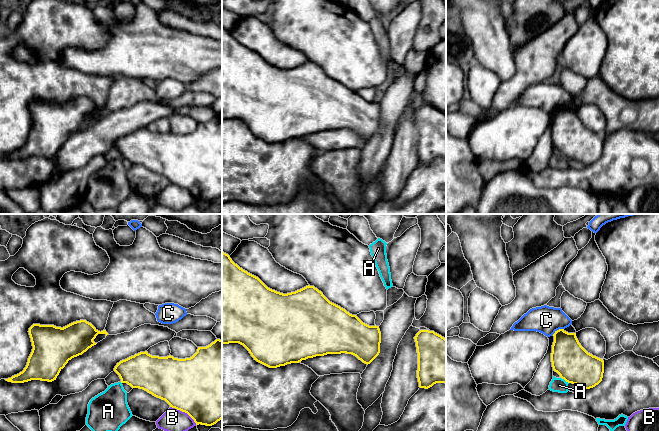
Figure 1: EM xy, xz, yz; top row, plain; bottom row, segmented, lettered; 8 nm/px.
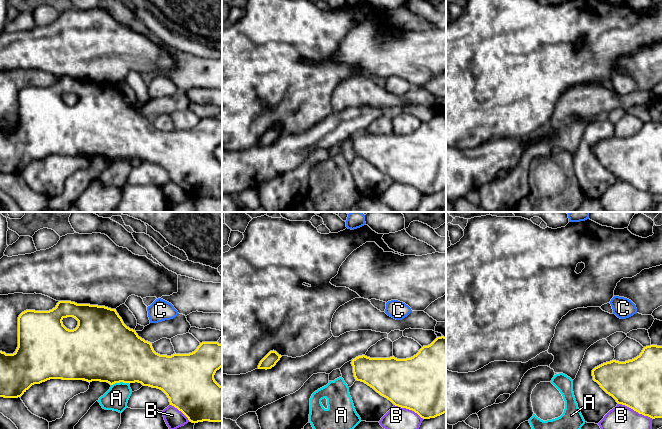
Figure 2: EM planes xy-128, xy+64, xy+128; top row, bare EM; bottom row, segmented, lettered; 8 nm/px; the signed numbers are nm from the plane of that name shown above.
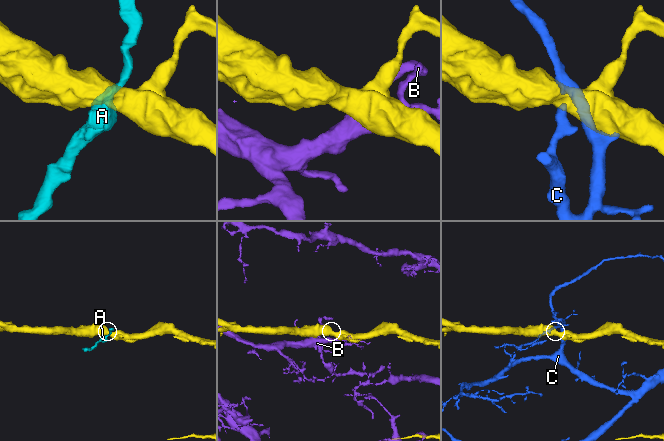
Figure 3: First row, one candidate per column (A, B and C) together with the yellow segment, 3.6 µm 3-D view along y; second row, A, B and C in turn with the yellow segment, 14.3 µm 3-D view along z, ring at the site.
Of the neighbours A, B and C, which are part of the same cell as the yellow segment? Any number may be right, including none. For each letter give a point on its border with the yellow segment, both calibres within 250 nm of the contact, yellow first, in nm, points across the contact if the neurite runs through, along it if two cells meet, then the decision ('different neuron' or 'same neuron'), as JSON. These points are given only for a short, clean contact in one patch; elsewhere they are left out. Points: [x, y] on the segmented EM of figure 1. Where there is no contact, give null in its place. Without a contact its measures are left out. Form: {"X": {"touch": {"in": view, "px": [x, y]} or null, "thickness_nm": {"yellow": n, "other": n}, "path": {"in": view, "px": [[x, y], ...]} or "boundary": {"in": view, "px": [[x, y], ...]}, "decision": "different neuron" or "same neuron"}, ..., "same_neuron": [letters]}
{"A": {"touch": {"in": "yz", "px": [565, 380]}, "thickness_nm": {"yellow": 300, "other": 110}, "boundary": {"in": "yz", "px": [[561, 377], [568, 383]]}, "decision": "different neuron"}, "B": {"touch": {"in": "xy", "px": [184, 411]}, "thickness_nm": {"yellow": 500, "other": 180}, "decision": "different neuron"}, "C": {"touch": {"in": "yz", "px": [557, 330]}, "thickness_nm": {"yellow": 280, "other": 220}, "boundary": {"in": "yz", "px": [[563, 328], [557, 329], [552, 334]]}, "decision": "different neuron"}, "same_neuron": []}

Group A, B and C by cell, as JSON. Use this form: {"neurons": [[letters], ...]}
{"neurons": [["A"], ["B"], ["C"]]}

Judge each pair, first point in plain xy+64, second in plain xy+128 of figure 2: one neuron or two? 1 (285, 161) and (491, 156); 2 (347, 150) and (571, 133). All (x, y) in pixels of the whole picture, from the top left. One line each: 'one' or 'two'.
1: one
2: one

